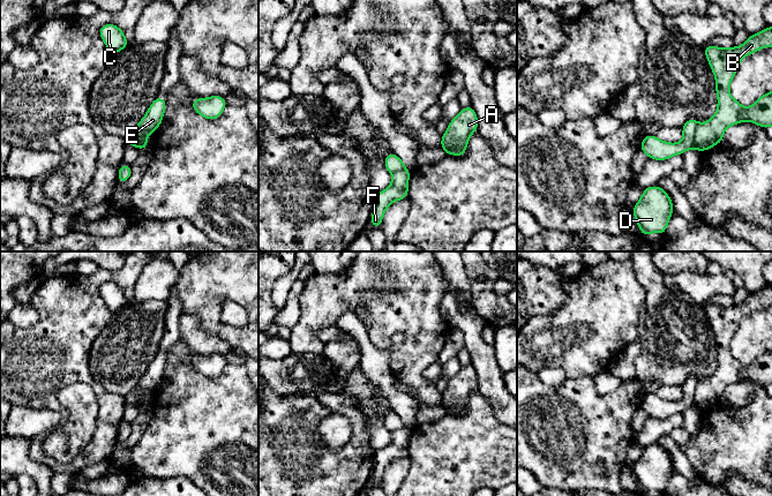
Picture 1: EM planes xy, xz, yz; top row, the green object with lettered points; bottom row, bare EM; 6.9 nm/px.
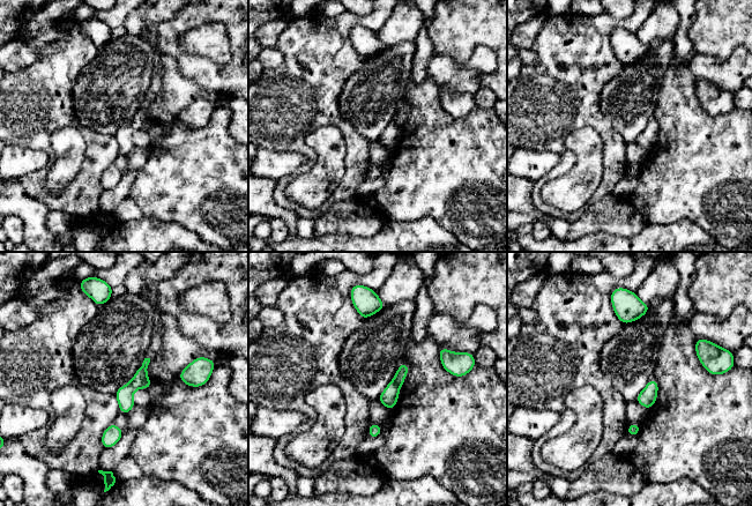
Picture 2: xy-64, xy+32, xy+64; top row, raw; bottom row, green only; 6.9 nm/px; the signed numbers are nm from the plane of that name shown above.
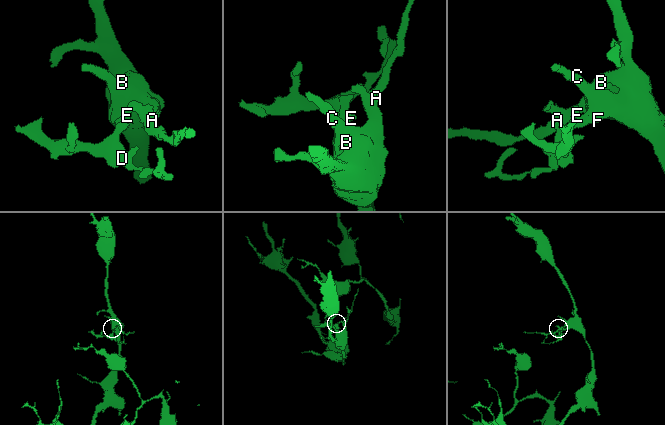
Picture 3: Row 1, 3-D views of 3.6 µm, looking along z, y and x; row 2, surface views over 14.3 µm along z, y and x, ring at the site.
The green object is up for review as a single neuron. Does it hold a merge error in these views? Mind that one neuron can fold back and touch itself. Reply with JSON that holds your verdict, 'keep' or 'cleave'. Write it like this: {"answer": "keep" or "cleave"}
{"answer": "cleave"}

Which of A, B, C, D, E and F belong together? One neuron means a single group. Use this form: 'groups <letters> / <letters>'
groups A B C F / D E

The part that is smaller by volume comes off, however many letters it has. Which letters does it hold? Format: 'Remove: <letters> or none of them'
Remove: D, E

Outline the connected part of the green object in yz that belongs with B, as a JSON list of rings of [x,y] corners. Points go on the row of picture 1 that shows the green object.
[[[772,27],[748,37],[741,46],[722,48],[706,45],[704,52],[715,77],[718,108],[714,115],[699,123],[695,131],[695,150],[706,151],[722,142],[727,127],[748,120],[766,129],[772,126],[772,91],[764,93],[751,106],[743,107],[735,100],[729,85],[744,57],[772,46]]]

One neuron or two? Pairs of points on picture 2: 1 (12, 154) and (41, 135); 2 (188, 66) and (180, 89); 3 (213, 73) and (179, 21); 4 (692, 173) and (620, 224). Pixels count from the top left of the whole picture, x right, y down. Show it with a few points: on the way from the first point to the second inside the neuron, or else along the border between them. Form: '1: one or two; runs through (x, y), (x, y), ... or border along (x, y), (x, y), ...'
1: two; border along (12, 144), (42, 149), (49, 157)
2: two; border along (168, 56), (185, 76), (208, 91)
3: one; runs through (196, 68), (192, 67), (173, 49), (173, 37)
4: two; border along (626, 196), (647, 222)

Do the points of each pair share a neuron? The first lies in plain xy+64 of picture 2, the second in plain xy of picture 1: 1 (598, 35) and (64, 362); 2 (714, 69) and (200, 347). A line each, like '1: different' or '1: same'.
1: same
2: same

